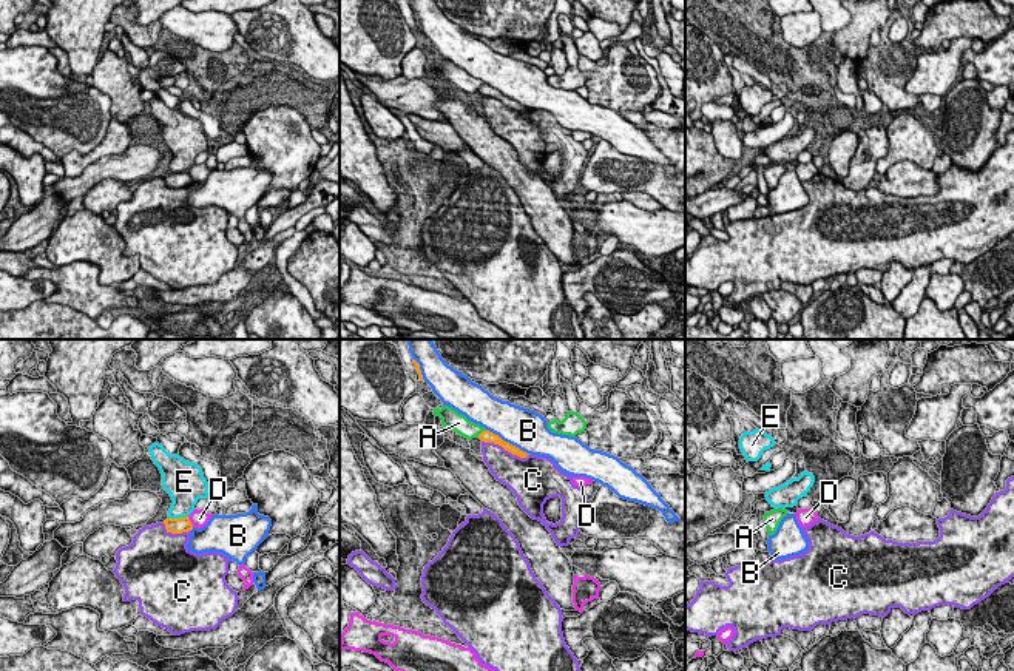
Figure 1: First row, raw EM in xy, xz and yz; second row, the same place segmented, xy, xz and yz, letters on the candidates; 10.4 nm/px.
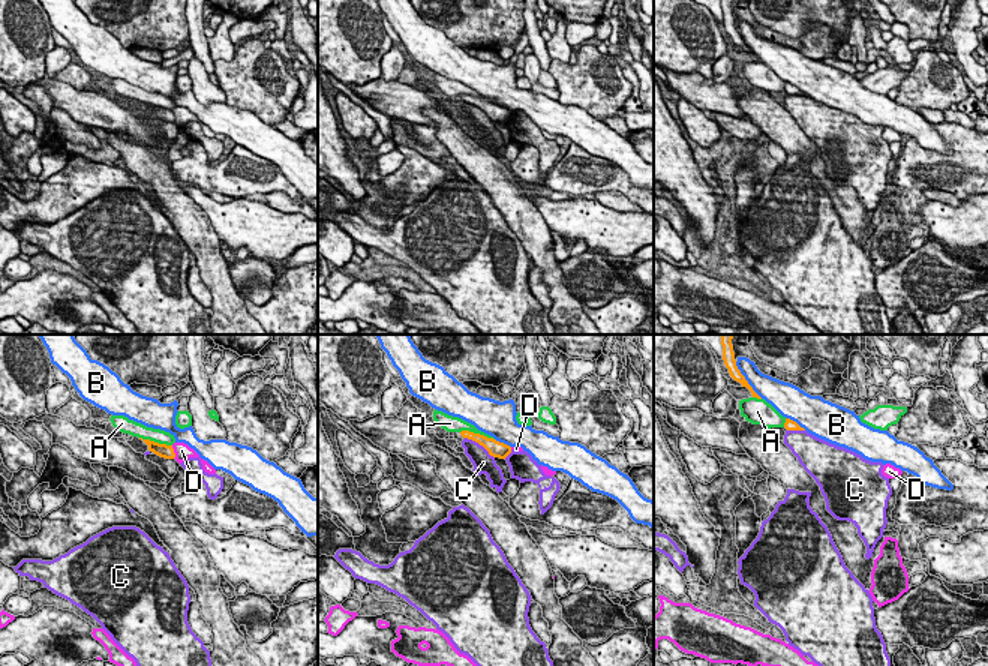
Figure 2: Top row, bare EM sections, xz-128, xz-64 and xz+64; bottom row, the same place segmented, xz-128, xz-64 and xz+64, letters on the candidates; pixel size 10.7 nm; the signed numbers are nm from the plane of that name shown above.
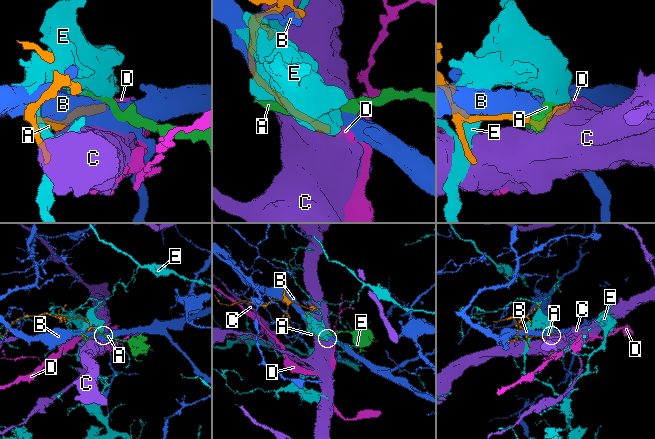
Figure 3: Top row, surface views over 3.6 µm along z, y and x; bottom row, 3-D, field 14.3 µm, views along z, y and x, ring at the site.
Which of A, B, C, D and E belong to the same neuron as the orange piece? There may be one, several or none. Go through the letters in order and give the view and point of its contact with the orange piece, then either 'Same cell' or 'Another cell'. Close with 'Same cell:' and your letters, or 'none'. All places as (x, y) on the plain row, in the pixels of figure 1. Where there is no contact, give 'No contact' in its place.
A: Touches orange at xz (482, 87). Another cell
B: Touches orange at xz (508, 97). Another cell
C: Touches orange at xz (505, 104). Another cell
D: Touches orange at xy (190, 176). Another cell
E: Touches orange at xy (178, 173). Another cell
Same cell: none

